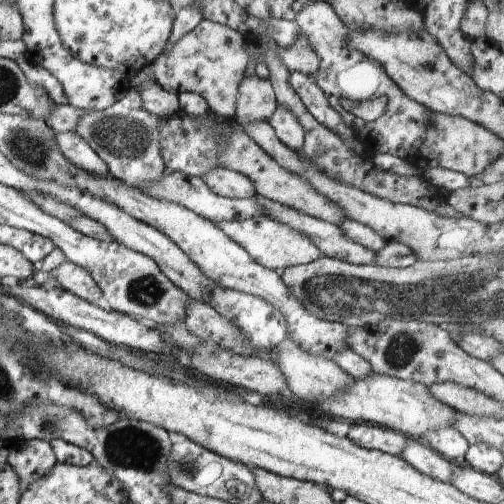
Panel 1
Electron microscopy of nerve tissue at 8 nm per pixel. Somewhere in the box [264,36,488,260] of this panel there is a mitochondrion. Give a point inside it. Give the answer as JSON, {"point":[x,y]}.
{"point":[423,65]}

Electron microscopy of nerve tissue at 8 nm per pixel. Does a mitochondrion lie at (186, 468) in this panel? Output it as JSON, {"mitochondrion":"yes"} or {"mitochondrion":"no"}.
{"mitochondrion":"yes"}

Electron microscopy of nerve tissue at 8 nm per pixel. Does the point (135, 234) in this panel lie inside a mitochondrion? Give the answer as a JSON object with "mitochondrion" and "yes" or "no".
{"mitochondrion":"no"}

